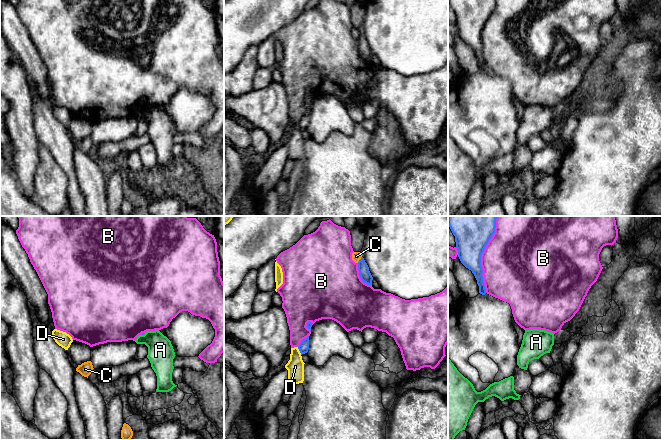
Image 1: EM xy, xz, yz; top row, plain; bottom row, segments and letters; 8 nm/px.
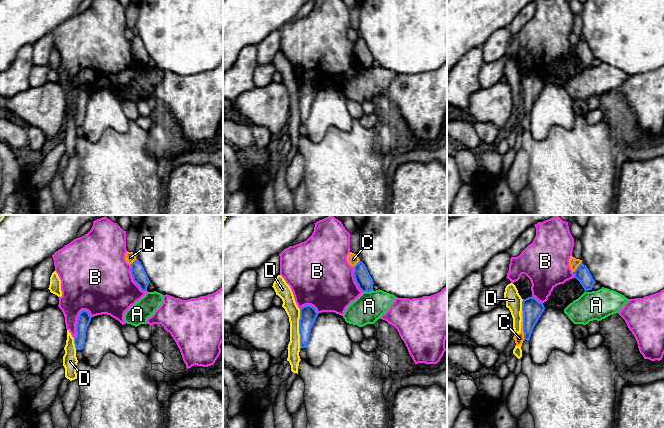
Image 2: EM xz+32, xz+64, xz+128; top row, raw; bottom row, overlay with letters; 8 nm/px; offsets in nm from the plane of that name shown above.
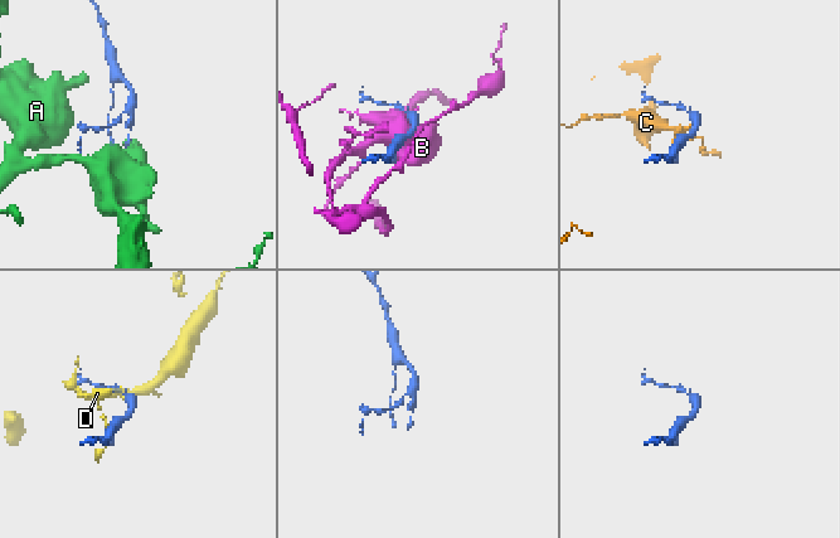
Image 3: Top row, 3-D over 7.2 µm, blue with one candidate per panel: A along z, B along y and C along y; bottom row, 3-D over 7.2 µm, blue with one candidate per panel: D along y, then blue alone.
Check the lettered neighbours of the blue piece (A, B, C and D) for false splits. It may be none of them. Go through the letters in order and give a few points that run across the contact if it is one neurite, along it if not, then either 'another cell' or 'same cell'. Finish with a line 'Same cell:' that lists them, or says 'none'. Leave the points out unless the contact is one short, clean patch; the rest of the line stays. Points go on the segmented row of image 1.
A: line xy (145, 333), (141, 335); another cell
B: another cell
C: another cell
D: another cell
Same cell: none

